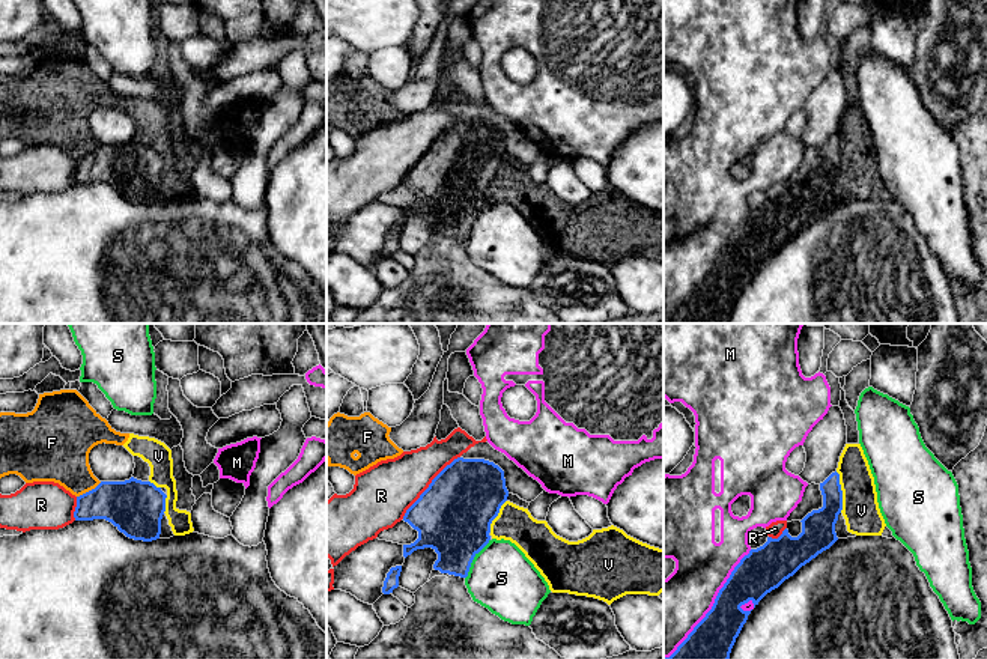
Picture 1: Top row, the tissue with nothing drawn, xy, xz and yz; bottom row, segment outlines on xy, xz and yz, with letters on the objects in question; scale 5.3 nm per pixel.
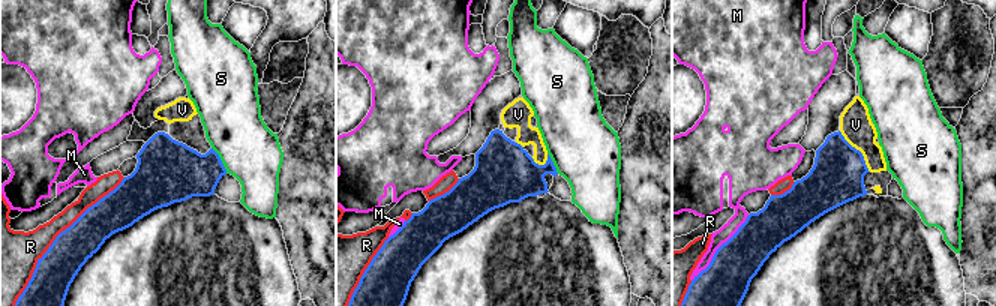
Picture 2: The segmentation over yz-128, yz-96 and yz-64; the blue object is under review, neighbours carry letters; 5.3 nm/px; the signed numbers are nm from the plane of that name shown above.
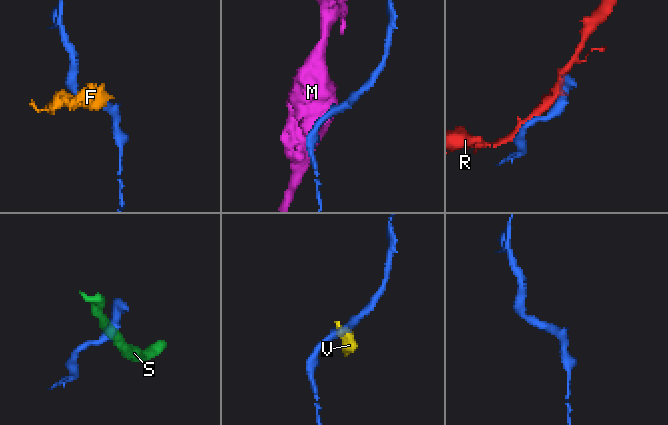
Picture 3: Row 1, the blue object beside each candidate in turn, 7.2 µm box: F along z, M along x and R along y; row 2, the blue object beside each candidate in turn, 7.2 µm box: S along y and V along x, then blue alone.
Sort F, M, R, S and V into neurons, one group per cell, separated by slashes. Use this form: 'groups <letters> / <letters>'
groups F V / M / R / S

